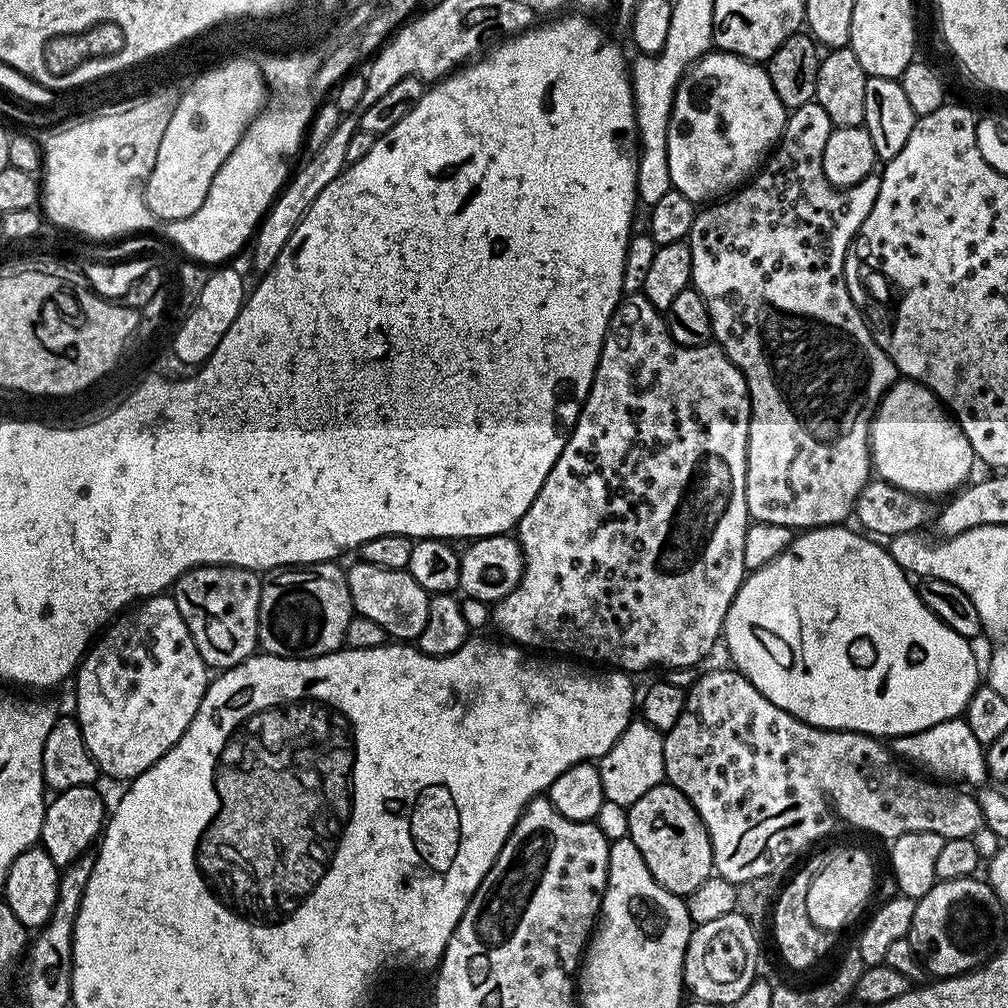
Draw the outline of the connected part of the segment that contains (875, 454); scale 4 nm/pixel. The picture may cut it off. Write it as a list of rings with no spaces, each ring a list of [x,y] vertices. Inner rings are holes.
[[[907,378],[897,379],[884,393],[872,418],[870,443],[875,475],[925,498],[959,489],[969,479],[972,464],[977,463],[970,438],[966,438],[956,417],[924,384]]]

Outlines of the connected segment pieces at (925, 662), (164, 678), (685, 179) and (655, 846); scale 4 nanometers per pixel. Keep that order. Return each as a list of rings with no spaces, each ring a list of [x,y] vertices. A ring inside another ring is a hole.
[[[812,526],[799,534],[793,535],[790,546],[778,558],[766,566],[749,571],[740,584],[730,610],[726,610],[722,629],[722,644],[728,647],[732,655],[731,663],[735,671],[742,673],[774,706],[786,710],[791,716],[813,724],[815,728],[831,728],[845,732],[864,732],[877,738],[895,738],[913,736],[915,732],[926,730],[938,722],[955,720],[967,708],[970,698],[978,687],[976,681],[976,656],[972,653],[969,637],[954,634],[925,606],[917,585],[911,584],[909,573],[901,564],[894,562],[887,547],[859,531],[851,532],[848,526]]]
[[[161,594],[158,596],[150,596],[147,600],[129,607],[123,614],[117,615],[115,619],[103,629],[99,639],[89,647],[84,659],[80,662],[80,667],[77,668],[74,673],[74,681],[75,680],[76,712],[74,711],[74,718],[80,723],[82,738],[86,742],[86,750],[90,750],[97,769],[99,769],[103,775],[105,772],[106,775],[113,776],[116,780],[131,782],[147,770],[147,768],[154,766],[154,762],[158,762],[158,758],[162,758],[162,754],[169,752],[178,742],[178,738],[182,738],[182,734],[190,726],[190,722],[202,702],[204,691],[208,689],[210,683],[210,669],[208,665],[205,664],[202,654],[198,654],[198,646],[194,646],[194,638],[190,634],[190,630],[178,610],[175,599],[173,599],[171,595]]]
[[[709,50],[684,73],[674,98],[668,131],[672,187],[697,202],[712,202],[735,193],[741,185],[753,179],[754,173],[779,144],[789,115],[789,109],[784,108],[778,94],[774,94],[768,69],[763,63],[743,60],[729,52]]]
[[[661,782],[658,786],[646,790],[646,794],[642,794],[642,798],[638,798],[638,802],[634,802],[628,809],[628,817],[630,818],[628,835],[631,836],[634,846],[638,846],[652,877],[667,892],[686,898],[694,889],[702,886],[702,882],[706,882],[708,876],[713,875],[712,847],[706,826],[691,802],[675,786]]]

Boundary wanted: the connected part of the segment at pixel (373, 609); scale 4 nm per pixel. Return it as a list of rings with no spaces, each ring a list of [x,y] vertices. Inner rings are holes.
[[[356,562],[353,568],[347,569],[347,574],[355,615],[378,622],[378,626],[397,641],[415,642],[418,634],[422,634],[422,626],[426,626],[430,593],[418,586],[406,570],[386,570],[382,566]]]

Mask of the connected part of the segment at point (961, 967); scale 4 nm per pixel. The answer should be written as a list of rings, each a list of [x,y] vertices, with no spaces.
[[[979,875],[953,880],[937,880],[934,887],[916,901],[914,918],[906,939],[914,946],[917,960],[924,966],[925,973],[933,977],[960,976],[963,972],[973,972],[988,963],[996,955],[1004,932],[1005,905],[1001,904],[998,894],[987,879]]]

